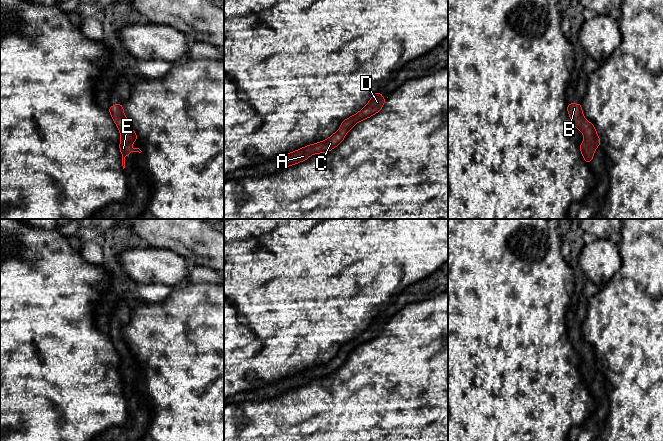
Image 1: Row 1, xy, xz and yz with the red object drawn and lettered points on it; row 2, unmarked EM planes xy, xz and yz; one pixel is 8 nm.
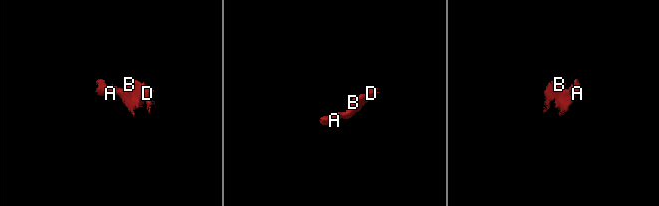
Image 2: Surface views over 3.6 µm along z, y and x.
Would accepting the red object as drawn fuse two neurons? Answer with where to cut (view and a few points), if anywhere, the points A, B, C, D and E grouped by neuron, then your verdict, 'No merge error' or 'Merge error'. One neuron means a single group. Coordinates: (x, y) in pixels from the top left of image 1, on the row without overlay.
No split. Groups: A B C D E. No merge error

